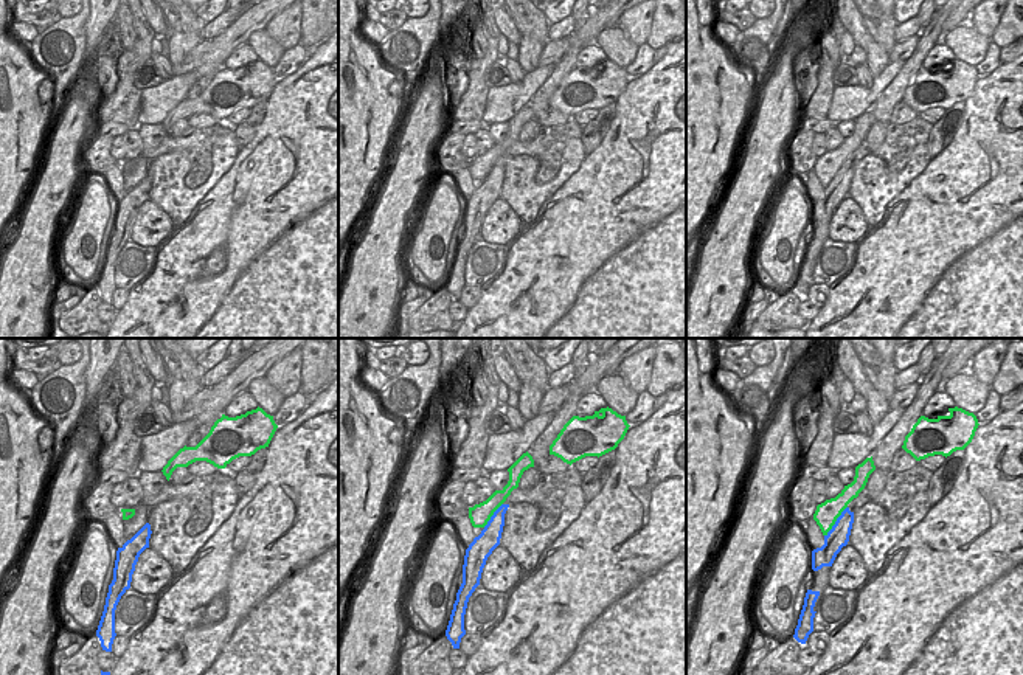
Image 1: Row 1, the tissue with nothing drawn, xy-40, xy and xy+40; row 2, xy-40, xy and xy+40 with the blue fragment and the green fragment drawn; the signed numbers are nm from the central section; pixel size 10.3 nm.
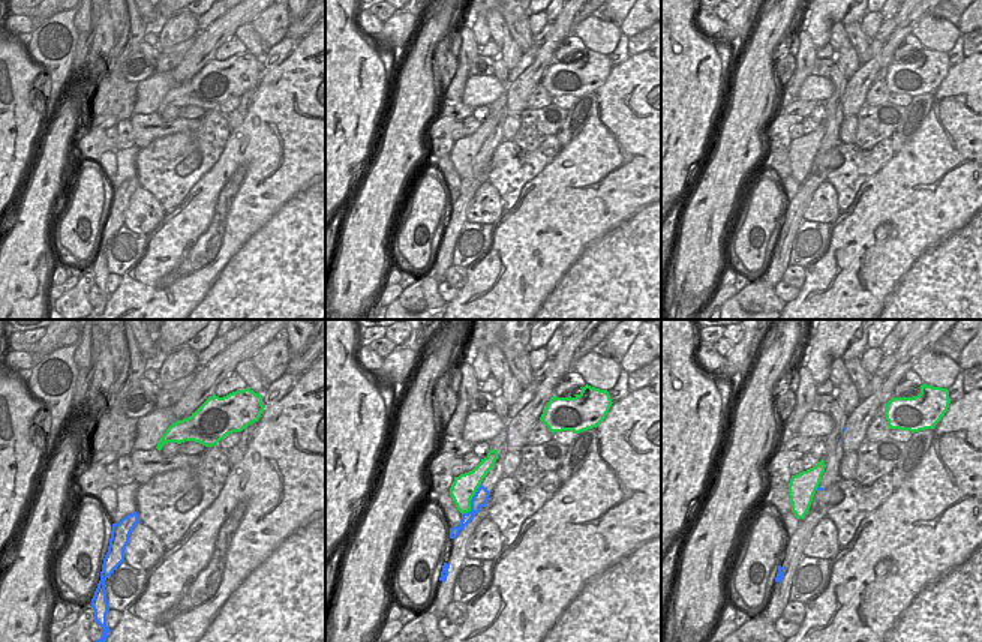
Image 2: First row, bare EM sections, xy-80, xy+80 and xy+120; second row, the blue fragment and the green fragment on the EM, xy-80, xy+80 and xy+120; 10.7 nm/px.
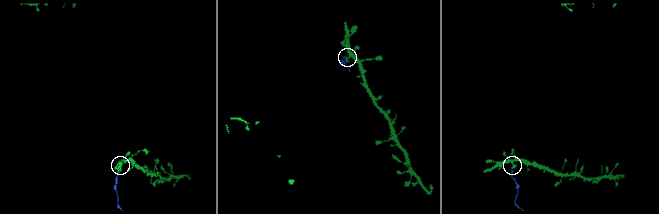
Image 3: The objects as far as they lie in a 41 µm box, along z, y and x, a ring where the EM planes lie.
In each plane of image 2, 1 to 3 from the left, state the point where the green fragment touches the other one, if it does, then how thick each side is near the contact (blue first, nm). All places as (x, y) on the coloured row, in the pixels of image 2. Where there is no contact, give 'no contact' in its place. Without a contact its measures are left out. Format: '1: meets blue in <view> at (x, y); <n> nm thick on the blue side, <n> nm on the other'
1: no contact
2: meets blue in xy+80 at (471, 500); 160 nm thick on the blue side, 280 nm on the other
3: meets blue in xy+120 at (817, 488); 50 nm thick on the blue side, 300 nm on the other

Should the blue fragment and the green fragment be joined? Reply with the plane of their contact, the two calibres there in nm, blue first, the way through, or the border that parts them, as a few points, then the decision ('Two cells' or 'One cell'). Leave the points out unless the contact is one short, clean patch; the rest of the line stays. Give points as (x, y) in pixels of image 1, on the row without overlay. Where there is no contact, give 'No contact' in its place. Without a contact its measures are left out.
Touches blue in xy+40. Thickness 220 nm (blue) against 240 nm. Boundary: xy+40 (846, 159), (825, 188). Two cells

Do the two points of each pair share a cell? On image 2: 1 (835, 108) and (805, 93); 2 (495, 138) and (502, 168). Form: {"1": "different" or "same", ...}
{"1": "different", "2": "different"}

